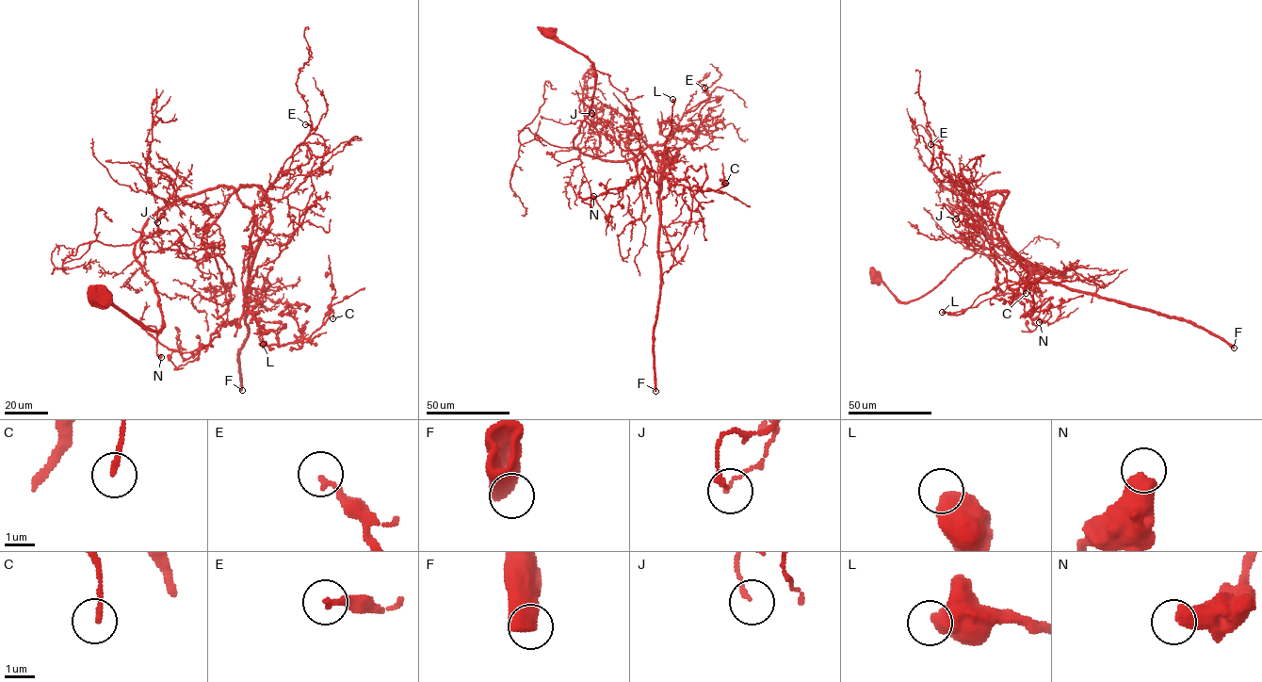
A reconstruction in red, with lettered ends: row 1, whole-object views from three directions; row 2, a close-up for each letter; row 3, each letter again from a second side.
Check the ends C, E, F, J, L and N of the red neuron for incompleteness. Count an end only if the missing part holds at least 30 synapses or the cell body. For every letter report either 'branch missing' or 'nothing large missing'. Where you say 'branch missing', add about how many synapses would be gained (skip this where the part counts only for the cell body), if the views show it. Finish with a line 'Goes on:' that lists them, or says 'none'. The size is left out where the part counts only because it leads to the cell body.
C: nothing large missing
E: branch missing | 35 syn
F: branch missing | 2500 syn
J: nothing large missing
L: nothing large missing
N: nothing large missing
Goes on: E, F

